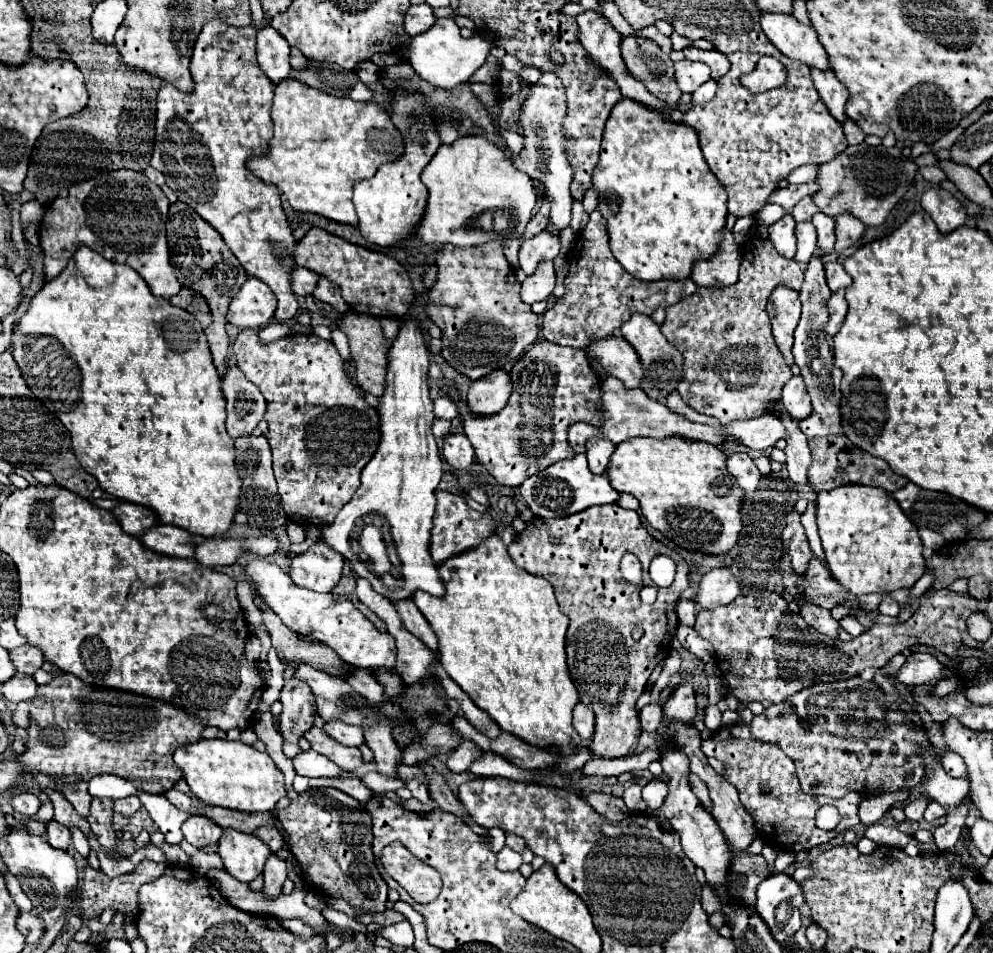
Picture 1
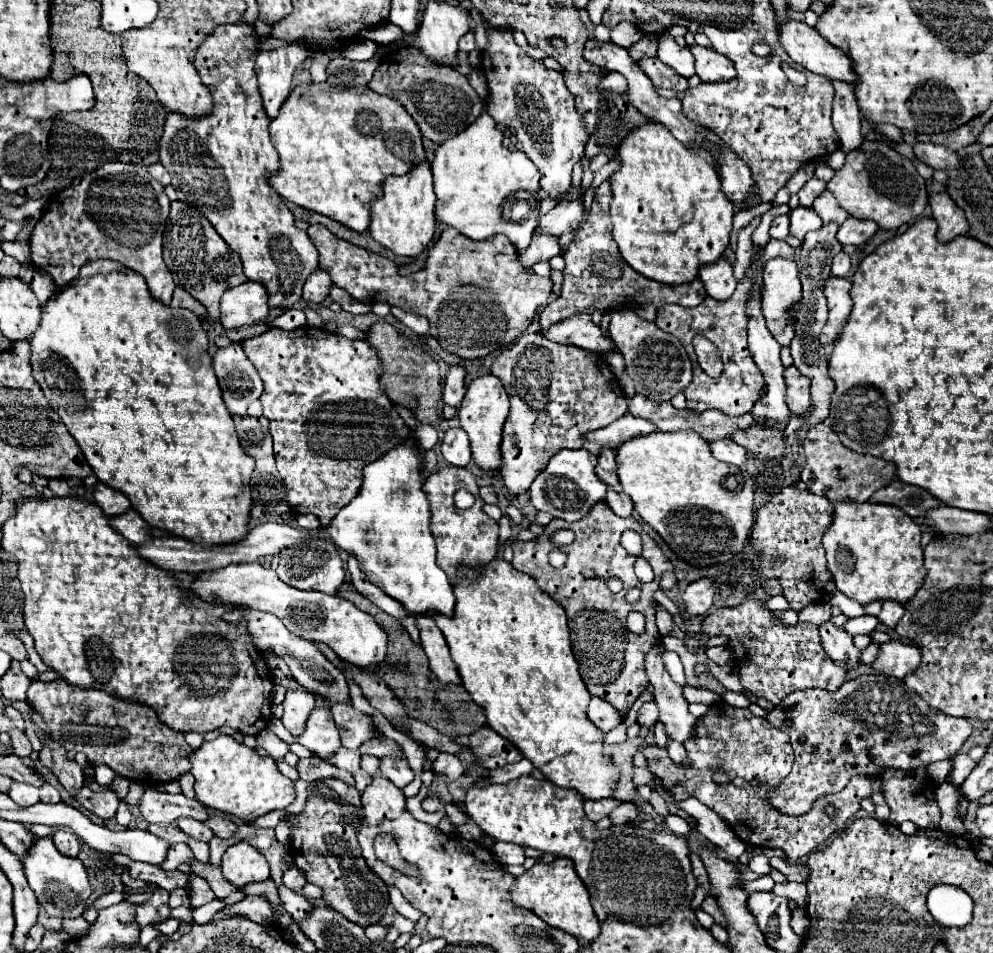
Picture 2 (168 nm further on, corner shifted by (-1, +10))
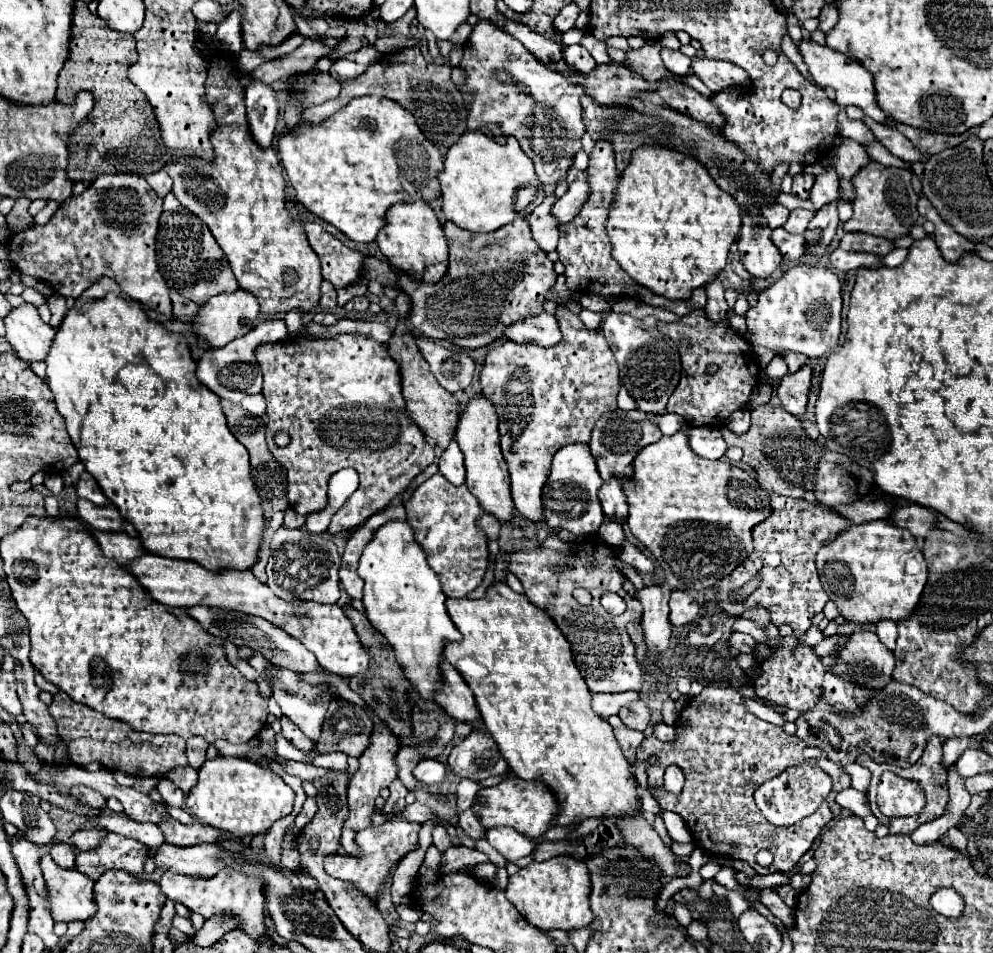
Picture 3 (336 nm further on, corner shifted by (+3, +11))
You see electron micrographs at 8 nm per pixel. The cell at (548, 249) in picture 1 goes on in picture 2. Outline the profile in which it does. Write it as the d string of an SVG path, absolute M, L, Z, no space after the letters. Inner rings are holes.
M579 197L563 199L547 215L541 217L539 229L543 233L557 235L557 237L563 233L569 233L575 227L579 227L579 223L583 219L583 211L585 211L585 207L583 207L583 201Z

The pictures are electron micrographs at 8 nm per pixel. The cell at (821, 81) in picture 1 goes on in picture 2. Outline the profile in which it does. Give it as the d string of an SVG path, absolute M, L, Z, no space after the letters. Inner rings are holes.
M833 83L835 101L833 101L833 125L841 143L841 151L847 155L863 145L861 135L861 115L853 87L847 83Z

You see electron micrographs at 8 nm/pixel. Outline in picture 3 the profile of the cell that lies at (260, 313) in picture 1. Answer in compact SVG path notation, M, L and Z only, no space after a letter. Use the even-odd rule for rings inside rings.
M241 288L237 292L231 292L231 294L223 292L223 294L209 298L209 302L205 302L205 306L201 306L197 318L193 320L195 334L203 336L209 346L221 348L229 340L239 338L241 334L247 334L255 326L257 316L259 316L259 304L257 304L257 298L251 292L241 290Z

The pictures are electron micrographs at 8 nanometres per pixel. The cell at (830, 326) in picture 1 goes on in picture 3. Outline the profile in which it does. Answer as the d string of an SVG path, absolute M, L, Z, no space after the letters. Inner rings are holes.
M821 266L789 268L781 280L759 294L757 306L747 312L747 328L753 332L753 344L775 352L791 350L809 358L831 354L841 334L841 280Z

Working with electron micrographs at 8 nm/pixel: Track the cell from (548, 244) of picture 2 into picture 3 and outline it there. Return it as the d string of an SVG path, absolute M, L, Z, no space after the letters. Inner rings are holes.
M547 196L529 216L529 226L531 226L531 234L533 240L539 244L541 250L551 252L557 246L559 240L559 222L551 216L551 206L555 204L555 196Z

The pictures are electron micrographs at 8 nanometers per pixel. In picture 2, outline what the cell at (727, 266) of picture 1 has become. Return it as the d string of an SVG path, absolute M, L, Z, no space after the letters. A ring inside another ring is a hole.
M723 257L713 265L703 265L699 271L699 277L701 277L709 297L713 297L717 301L729 299L737 285L735 277L733 277L733 269Z

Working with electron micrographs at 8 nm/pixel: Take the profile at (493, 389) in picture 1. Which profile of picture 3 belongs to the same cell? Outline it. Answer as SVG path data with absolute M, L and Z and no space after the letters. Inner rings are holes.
M475 394L467 404L465 410L459 416L459 426L455 440L459 442L461 452L465 454L465 468L467 468L467 488L477 496L485 512L491 512L501 522L511 520L513 514L513 500L509 494L509 470L507 462L503 460L501 448L499 448L499 418L495 412L495 404L483 396Z

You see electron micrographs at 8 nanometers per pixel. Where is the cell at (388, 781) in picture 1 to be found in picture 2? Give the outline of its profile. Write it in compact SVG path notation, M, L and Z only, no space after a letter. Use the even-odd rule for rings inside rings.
M343 747L341 751L337 751L337 755L327 757L325 761L339 767L339 769L345 769L345 771L353 773L353 771L359 771L359 759L361 759L359 751L349 751L349 749Z

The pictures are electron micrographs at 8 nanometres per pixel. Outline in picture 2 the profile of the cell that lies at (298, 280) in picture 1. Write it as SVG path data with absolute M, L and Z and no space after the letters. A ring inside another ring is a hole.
M317 269L303 287L303 299L307 303L323 303L329 297L331 285L333 281L329 279L329 275L323 269Z

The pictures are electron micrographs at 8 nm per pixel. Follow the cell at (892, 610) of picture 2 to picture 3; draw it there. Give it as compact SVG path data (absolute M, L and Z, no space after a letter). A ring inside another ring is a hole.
M879 620L877 622L877 636L889 650L895 650L895 640L897 640L897 624L893 620Z

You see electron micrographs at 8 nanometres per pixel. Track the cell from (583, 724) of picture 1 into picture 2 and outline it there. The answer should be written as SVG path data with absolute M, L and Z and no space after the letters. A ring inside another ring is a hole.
M591 697L591 703L587 707L587 717L603 731L611 731L615 729L619 723L623 723L625 719L625 713L623 711L617 711L613 705L605 703L603 699L599 697Z

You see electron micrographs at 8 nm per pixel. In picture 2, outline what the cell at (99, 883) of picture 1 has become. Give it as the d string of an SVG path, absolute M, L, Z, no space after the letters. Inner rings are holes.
M177 843L177 845L171 847L165 863L162 863L160 868L164 871L175 871L181 863L187 863L191 857L193 857L193 853L191 853L189 845L187 843Z

